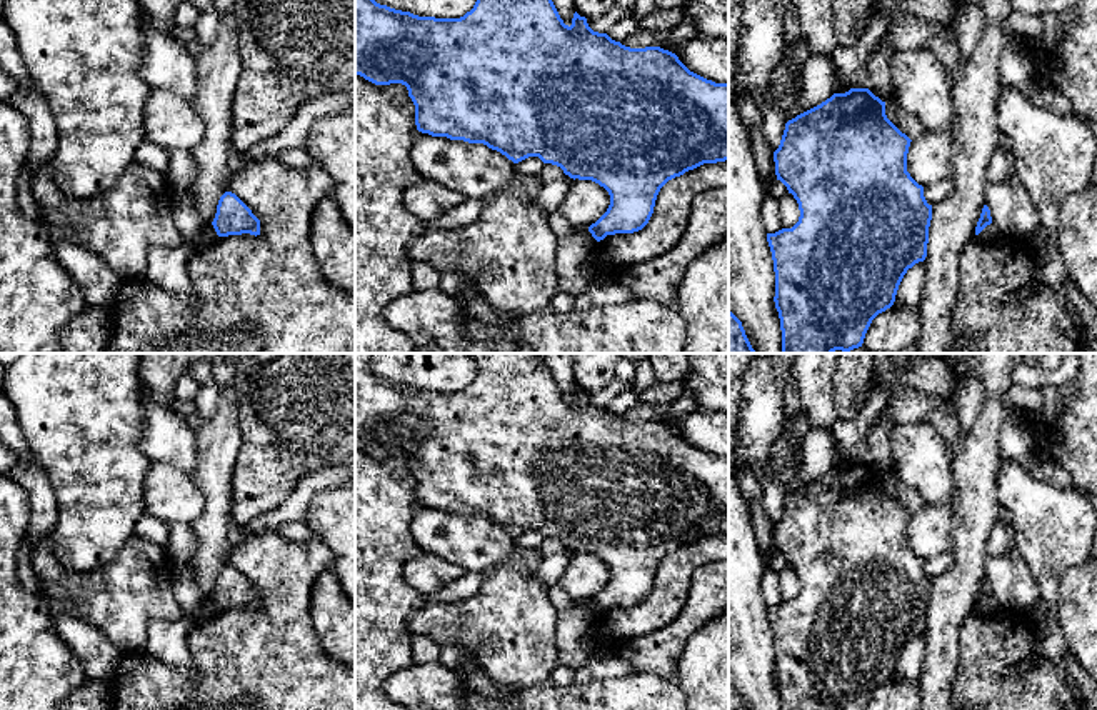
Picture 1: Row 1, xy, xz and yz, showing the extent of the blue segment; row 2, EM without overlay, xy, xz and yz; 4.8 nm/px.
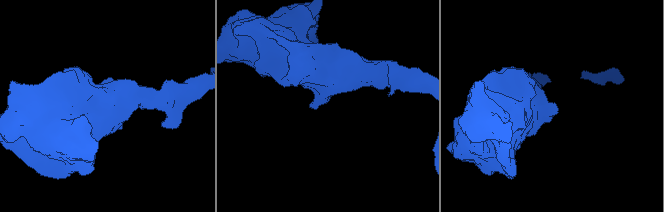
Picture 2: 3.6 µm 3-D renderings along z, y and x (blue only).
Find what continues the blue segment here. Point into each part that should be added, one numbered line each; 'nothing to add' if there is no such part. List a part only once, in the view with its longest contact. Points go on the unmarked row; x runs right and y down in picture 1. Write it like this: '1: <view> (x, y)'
nothing to add

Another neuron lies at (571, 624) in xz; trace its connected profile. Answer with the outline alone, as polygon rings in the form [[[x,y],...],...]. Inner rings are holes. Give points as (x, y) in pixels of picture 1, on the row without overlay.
[[[574,602],[570,608],[557,612],[555,642],[559,665],[574,670],[587,667],[590,657],[584,650],[582,637],[595,620],[597,613],[589,602]]]

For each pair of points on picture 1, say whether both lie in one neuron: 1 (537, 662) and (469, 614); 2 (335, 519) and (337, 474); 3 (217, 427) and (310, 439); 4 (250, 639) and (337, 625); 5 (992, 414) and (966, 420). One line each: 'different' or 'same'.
1: same
2: different
3: different
4: different
5: different

